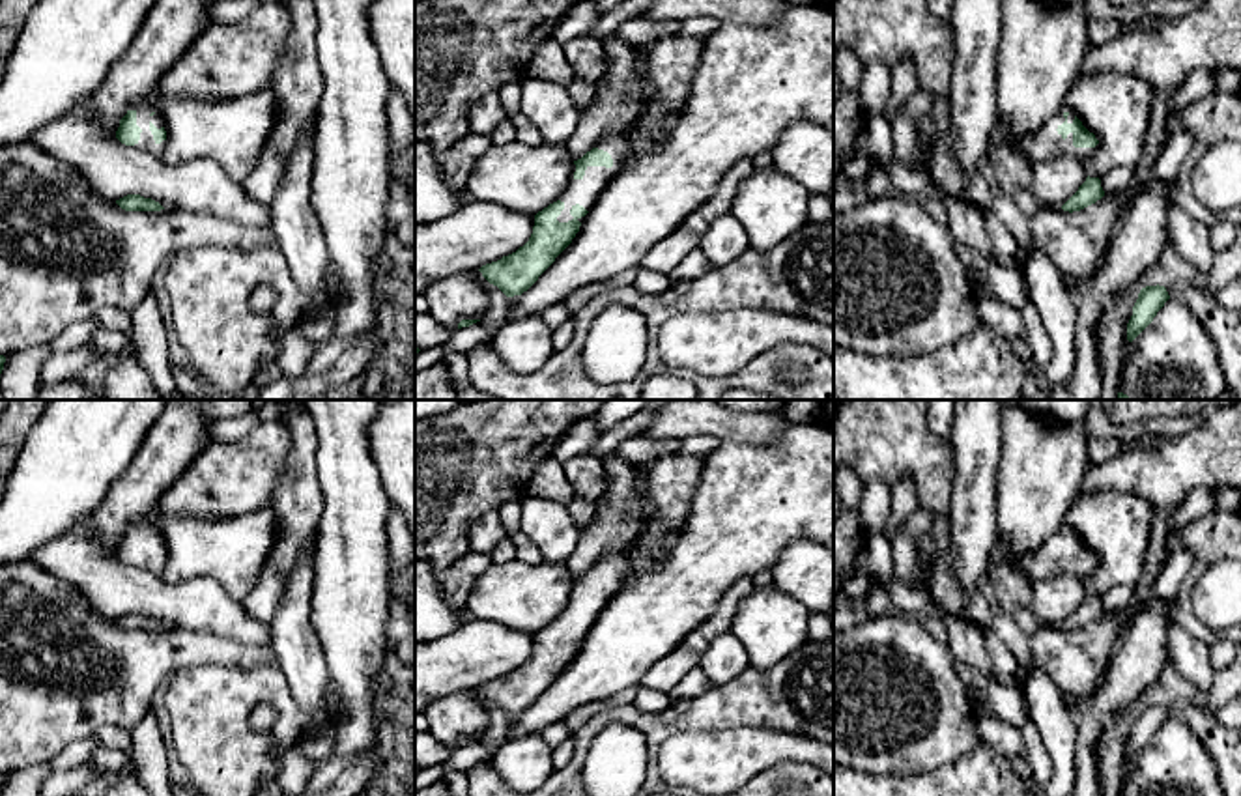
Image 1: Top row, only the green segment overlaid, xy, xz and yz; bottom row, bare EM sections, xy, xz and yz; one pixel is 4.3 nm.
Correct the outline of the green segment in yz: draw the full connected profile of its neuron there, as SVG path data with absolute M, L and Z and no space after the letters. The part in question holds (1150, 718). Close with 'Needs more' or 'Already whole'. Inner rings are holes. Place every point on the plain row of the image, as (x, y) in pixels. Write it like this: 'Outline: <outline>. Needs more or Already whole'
Outline: M1146 704L1140 708L1133 725L1133 734L1127 742L1127 759L1133 760L1157 734L1157 731L1170 718L1164 704Z. Already whole

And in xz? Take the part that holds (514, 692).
Outline: M615 551L574 579L568 605L557 620L535 633L529 660L516 671L482 684L482 695L506 716L527 710L572 661L600 611L622 589L628 570L630 559Z. Needs more

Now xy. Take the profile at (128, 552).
Outline: M151 523L127 529L120 538L116 557L125 564L135 564L144 572L161 576L166 566L163 536Z. Needs more

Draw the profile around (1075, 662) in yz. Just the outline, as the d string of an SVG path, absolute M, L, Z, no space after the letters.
M1131 607L1105 613L1080 630L1037 628L1030 637L1032 660L1067 701L1091 695L1106 676L1121 632L1131 624Z

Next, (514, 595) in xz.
M493 562L477 577L465 607L473 618L536 633L561 617L572 589L574 576L566 564Z

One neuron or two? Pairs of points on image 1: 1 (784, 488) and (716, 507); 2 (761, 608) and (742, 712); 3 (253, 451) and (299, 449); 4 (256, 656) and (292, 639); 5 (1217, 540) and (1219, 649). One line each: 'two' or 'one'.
1: one
2: two
3: two
4: two
5: two

